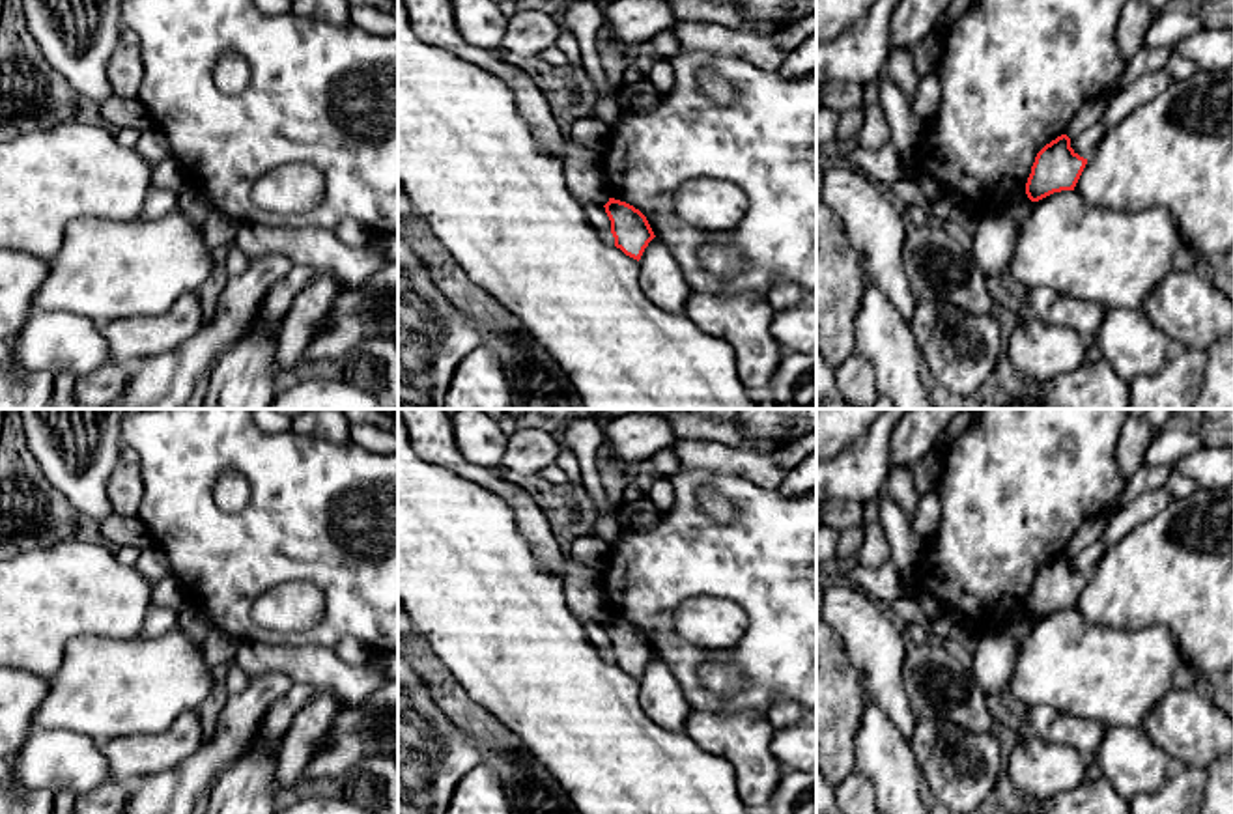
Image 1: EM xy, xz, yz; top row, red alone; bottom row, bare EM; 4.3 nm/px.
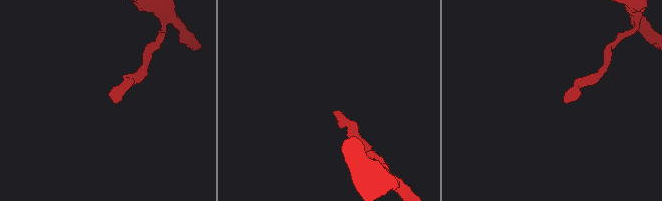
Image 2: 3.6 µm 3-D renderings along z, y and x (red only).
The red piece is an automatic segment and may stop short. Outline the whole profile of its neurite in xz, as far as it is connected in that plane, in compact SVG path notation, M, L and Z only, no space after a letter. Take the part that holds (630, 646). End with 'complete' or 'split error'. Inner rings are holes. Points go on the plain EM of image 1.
M609 616L603 625L611 639L615 665L639 680L648 661L656 655L646 635L633 624L615 616Z; complete

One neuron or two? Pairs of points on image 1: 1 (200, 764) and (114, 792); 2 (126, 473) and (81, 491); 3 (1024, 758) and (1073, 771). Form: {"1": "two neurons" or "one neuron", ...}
{"1": "two neurons", "2": "two neurons", "3": "one neuron"}

